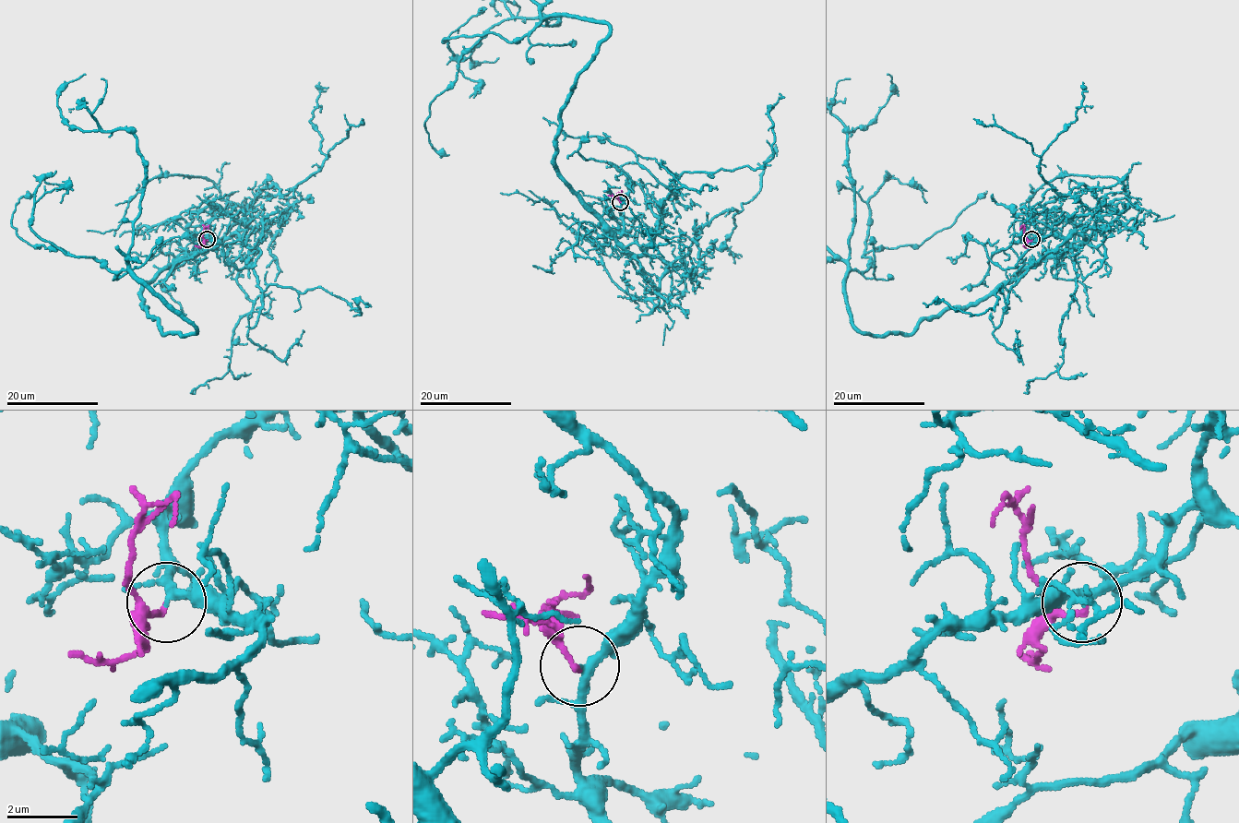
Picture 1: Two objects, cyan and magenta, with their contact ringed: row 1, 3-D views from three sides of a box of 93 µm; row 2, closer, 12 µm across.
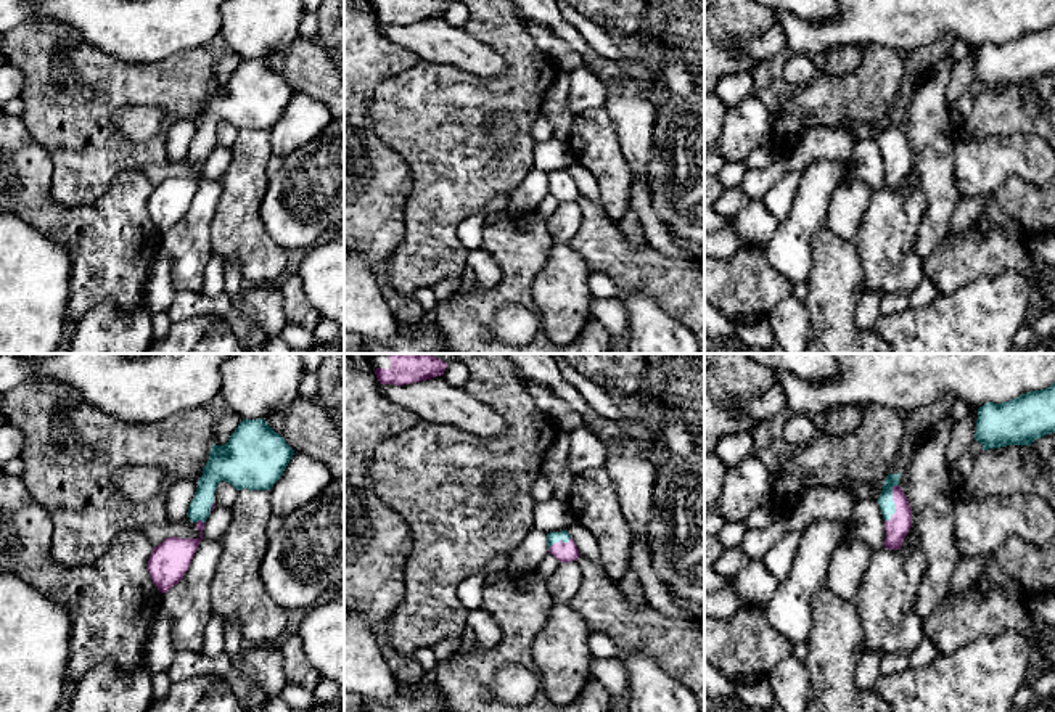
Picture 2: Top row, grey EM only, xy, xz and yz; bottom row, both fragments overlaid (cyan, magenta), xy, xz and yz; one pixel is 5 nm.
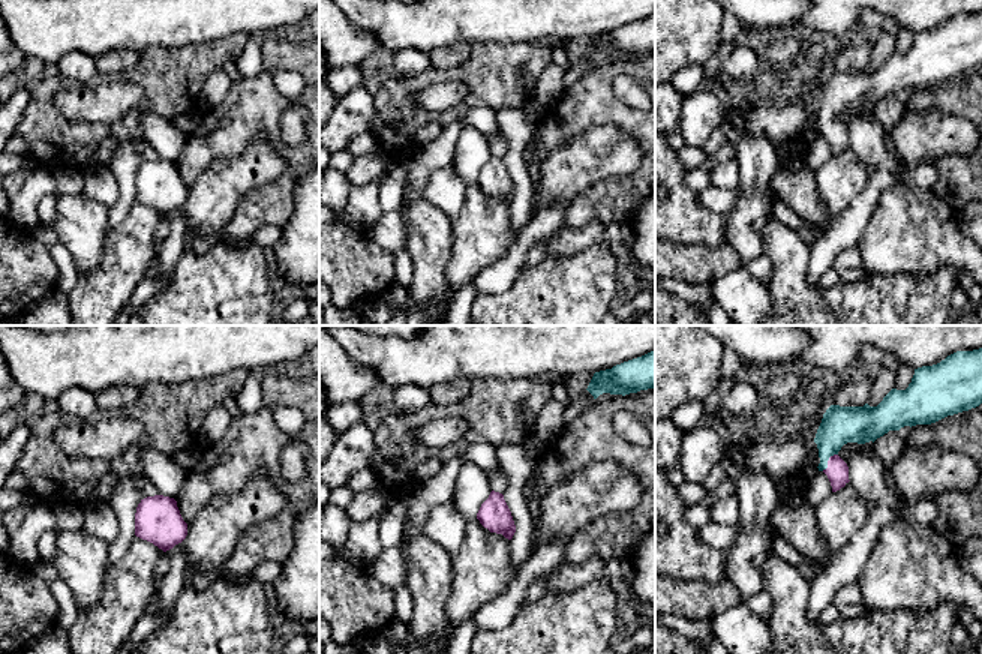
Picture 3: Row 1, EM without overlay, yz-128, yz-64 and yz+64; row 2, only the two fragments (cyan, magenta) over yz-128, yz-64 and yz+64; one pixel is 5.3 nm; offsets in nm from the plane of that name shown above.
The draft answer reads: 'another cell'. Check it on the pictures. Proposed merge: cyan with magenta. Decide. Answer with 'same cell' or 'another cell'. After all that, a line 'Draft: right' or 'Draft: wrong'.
same cell
Draft: wrong

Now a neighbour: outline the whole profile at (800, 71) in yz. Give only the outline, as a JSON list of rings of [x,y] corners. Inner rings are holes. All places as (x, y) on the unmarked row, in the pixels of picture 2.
[[[794,53],[783,66],[783,80],[790,90],[806,88],[820,72],[814,58]]]

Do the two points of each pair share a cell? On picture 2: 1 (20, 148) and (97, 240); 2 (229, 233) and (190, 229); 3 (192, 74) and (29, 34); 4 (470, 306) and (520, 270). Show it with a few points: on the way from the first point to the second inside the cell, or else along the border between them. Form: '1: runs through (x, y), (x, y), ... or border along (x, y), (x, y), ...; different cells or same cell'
1: runs through (20, 175), (20, 180), (65, 225), (69, 225); same cell
2: border along (221, 195), (211, 224), (213, 251); different cells
3: runs through (148, 81), (79, 81), (68, 77), (61, 71); same cell
4: runs through (483, 302), (491, 299), (507, 283); same cell

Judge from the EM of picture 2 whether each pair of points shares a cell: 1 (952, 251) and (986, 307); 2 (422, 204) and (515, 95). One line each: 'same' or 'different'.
1: different
2: same

